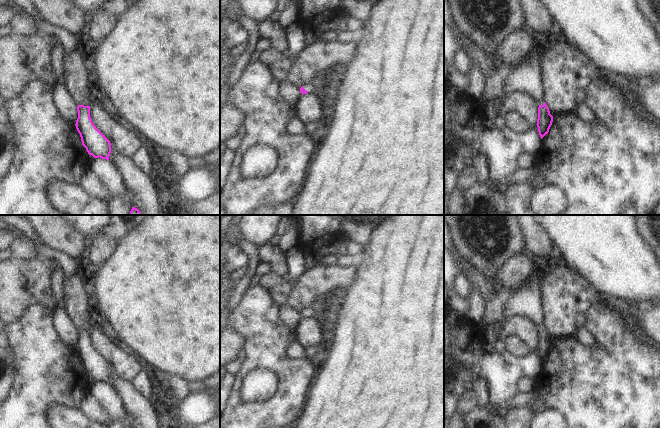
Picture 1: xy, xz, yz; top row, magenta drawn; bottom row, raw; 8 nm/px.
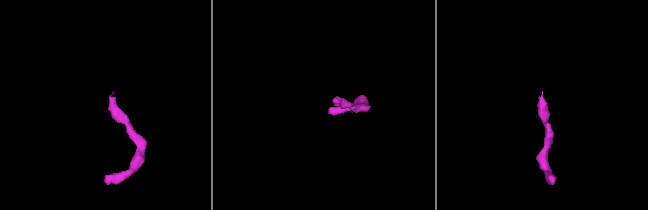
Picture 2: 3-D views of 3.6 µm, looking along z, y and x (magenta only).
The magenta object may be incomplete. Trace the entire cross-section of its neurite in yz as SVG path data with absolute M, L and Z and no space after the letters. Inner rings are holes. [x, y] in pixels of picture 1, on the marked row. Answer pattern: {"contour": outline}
{"contour": "M539 52L534 53L526 64L506 75L506 85L502 99L510 92L521 91L531 95L538 103L537 127L541 139L548 134L553 116L544 102L542 63Z"}

